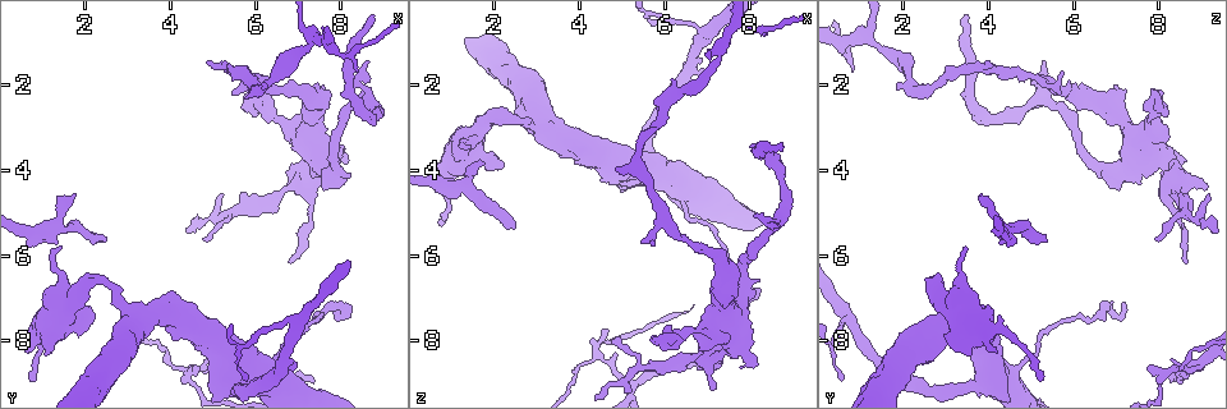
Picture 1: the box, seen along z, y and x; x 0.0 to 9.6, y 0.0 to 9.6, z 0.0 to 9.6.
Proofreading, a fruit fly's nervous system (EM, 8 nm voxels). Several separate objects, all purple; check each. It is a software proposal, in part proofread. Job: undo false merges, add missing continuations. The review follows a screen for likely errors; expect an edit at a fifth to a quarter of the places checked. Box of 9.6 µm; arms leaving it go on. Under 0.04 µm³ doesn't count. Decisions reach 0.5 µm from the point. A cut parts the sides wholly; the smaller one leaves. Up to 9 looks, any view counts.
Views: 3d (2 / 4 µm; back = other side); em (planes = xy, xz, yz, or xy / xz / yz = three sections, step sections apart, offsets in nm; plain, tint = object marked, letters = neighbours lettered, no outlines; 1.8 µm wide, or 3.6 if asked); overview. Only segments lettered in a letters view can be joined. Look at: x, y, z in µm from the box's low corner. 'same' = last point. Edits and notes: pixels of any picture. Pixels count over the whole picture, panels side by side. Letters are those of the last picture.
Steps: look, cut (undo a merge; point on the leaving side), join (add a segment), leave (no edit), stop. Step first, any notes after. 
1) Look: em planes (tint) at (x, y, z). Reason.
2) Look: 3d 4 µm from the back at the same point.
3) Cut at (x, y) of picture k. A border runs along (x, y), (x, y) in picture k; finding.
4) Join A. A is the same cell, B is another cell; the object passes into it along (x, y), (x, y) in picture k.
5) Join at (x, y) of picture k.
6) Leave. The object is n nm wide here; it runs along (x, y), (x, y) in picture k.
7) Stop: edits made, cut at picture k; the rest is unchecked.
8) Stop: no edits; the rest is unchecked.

Look: em planes (letters) at (7.25, 0.95, 1.25). Branch point.

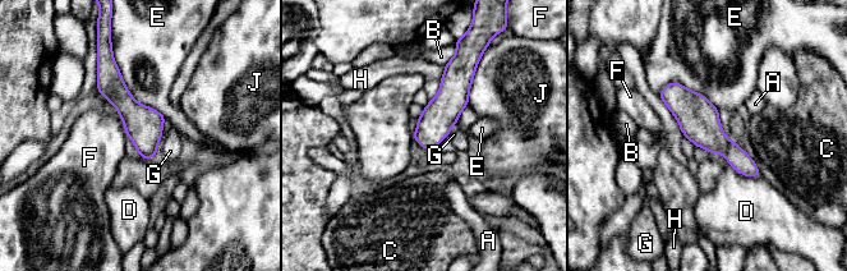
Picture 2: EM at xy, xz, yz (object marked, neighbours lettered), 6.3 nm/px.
Leave. The longest contact is with E, 550 nm; A, B, C, D, E, F, G, H and J are other cells; a border runs along (119, 116), (127, 134) in picture 2; all the same neuron.

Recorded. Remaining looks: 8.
Look: 3d 2 µm at (8.40, 2.45, 5.45). A narrow waist.

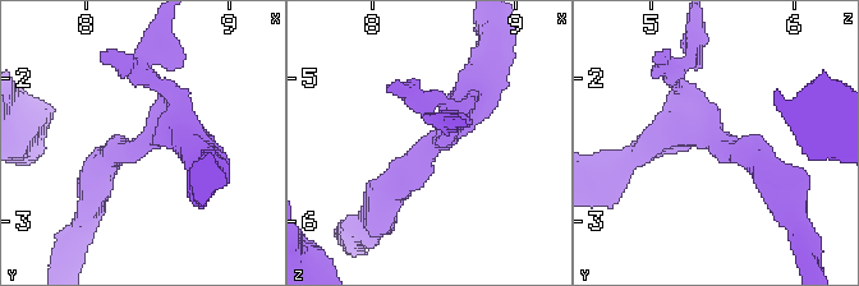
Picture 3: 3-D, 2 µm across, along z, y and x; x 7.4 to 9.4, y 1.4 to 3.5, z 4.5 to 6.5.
Look: em yz step 8 (tint) at (8.44, 2.42, 5.50). Shape alone is not enough.

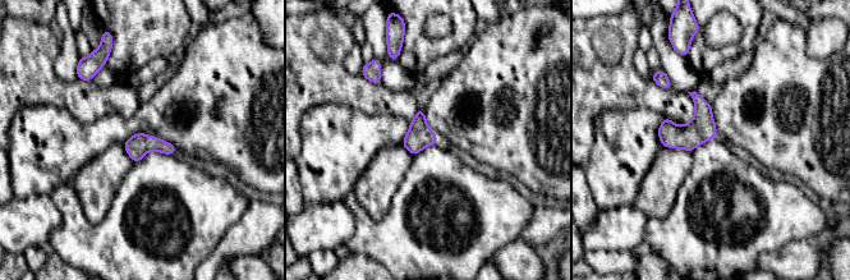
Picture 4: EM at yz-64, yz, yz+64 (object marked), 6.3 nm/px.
Look: em planes (letters) at the same point.

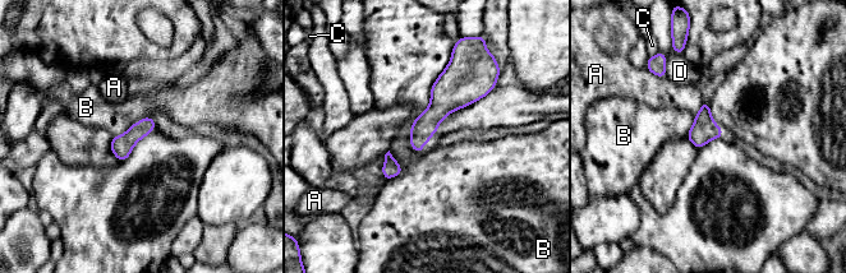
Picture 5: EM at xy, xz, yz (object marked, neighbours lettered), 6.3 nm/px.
Leave. The object is 140 nm wide here; the longest contact is with B, 700 nm; A, B, C and D are other cells; all the same neuron.

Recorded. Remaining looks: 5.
Look: em 3.6 µm yz step 16 (tint) at (8.00, 7.15, 7.15).

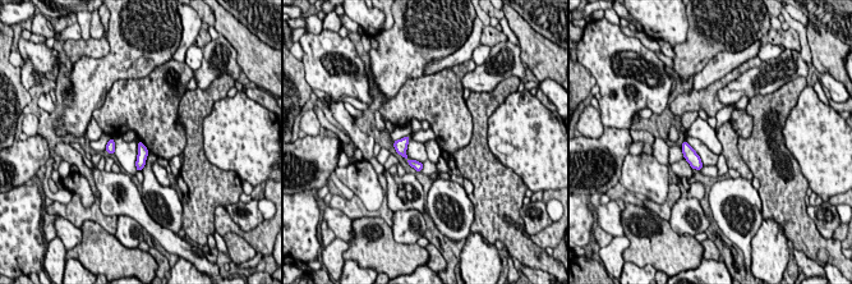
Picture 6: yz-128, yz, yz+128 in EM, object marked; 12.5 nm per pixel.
Look: em 3.6 µm yz step 16 (letters) at the same point. What lies round it.

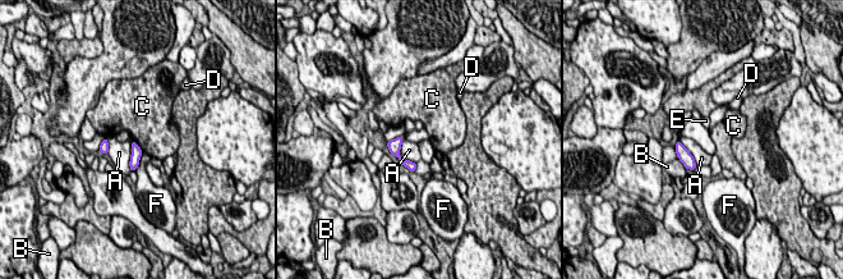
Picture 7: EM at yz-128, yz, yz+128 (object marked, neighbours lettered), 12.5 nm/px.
Leave. A, B, C, D, E and F are other cells; a border runs along (143, 152), (136, 170) in picture 7; none of them fits.

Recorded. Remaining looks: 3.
Look: 3d 4 µm from the back at (4.45, 8.75, 8.25). Side arm on a straight run.

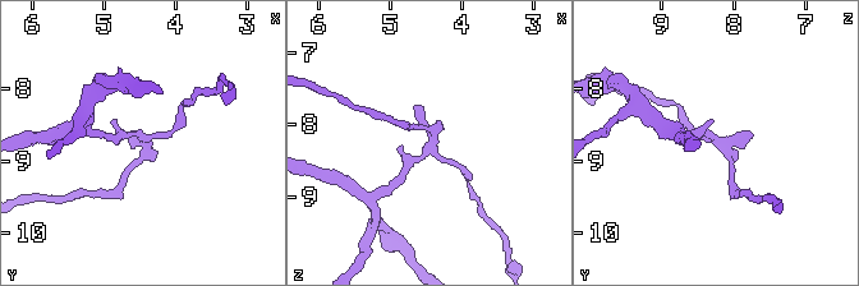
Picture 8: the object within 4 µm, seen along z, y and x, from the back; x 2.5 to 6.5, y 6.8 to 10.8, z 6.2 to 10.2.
Look: em planes (letters) at (4.40, 8.70, 8.25).

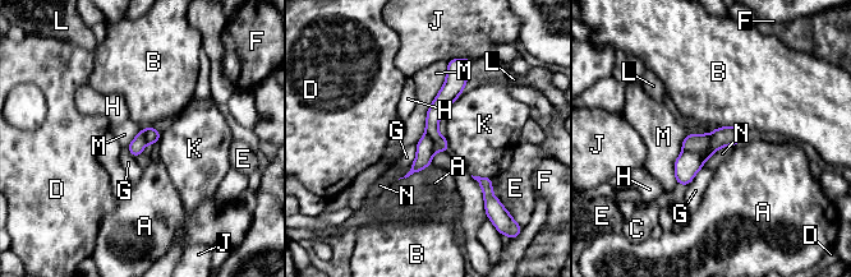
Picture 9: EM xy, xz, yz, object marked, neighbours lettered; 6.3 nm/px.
Cut at (693, 142) of picture 9. The object is 100 nm wide here; A, B, C, D, E, F, G, H, J, K, L, M and N are other cells; the part that leaves runs along (455, 67), (433, 114), (438, 148) in picture 9; two neurons meet here.

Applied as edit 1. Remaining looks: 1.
Stop: edits made, cut at picture 9; the rest is unchecked.

